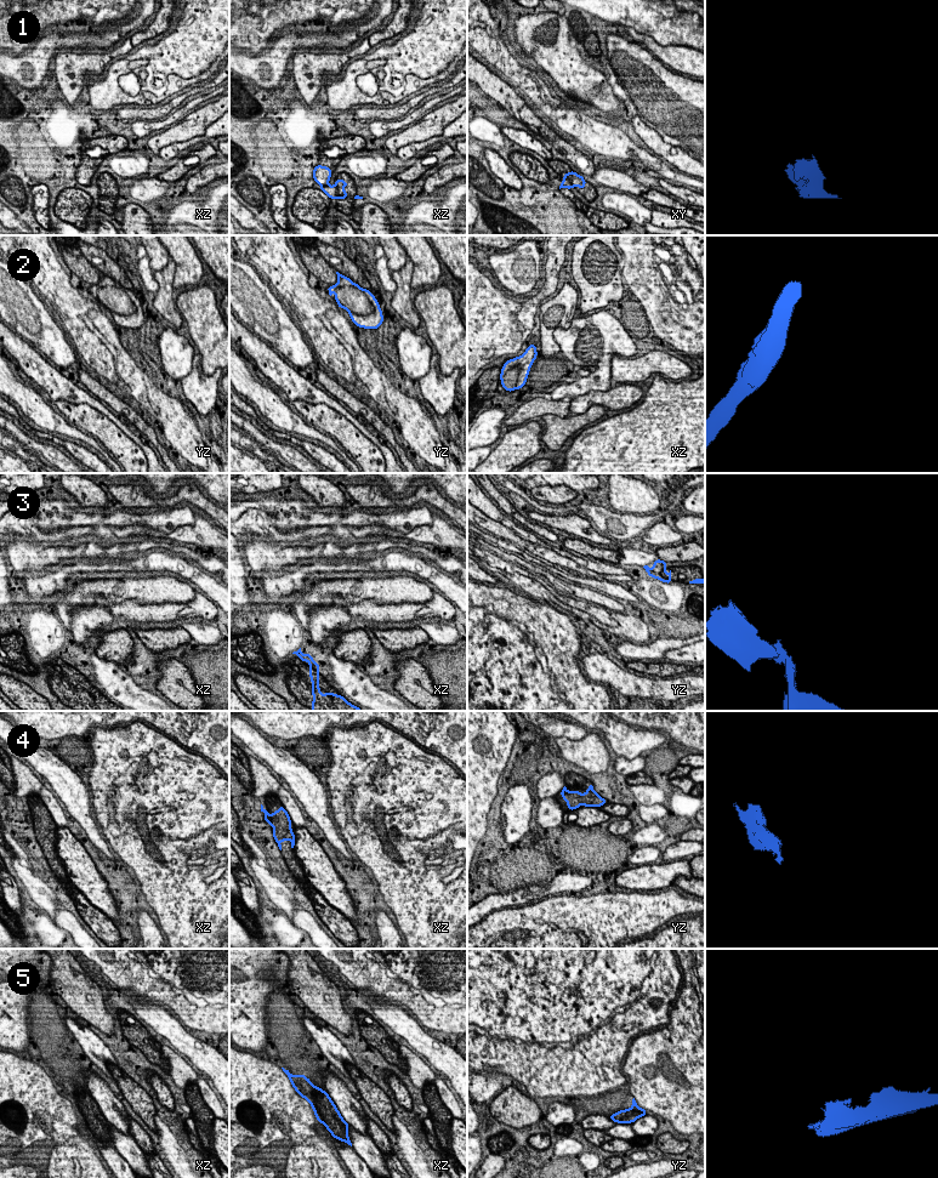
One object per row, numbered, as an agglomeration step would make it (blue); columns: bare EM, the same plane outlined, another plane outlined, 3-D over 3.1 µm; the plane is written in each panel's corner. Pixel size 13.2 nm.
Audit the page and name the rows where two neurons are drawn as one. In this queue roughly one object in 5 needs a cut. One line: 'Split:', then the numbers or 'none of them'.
Split: 1

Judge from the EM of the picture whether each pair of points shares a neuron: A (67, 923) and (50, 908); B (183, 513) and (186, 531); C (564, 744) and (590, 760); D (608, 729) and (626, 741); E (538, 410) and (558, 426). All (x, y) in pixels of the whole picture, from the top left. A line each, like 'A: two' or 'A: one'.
A: two
B: two
C: one
D: one
E: two

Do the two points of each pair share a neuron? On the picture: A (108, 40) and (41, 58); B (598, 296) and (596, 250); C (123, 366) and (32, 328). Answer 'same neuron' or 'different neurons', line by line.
A: same neuron
B: same neuron
C: different neurons

